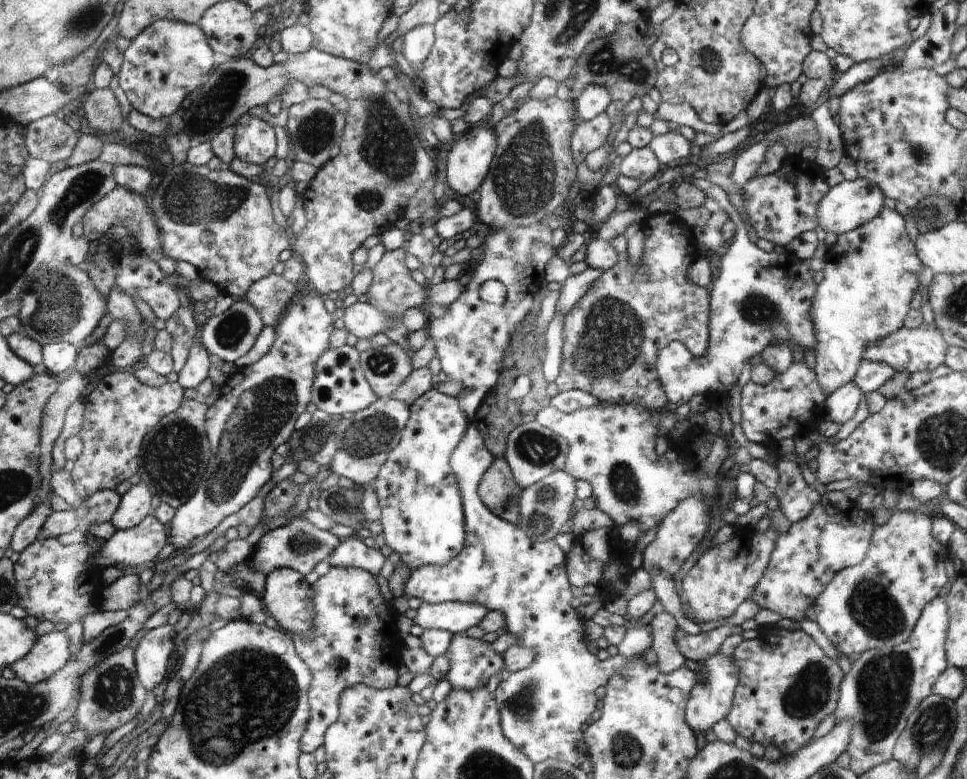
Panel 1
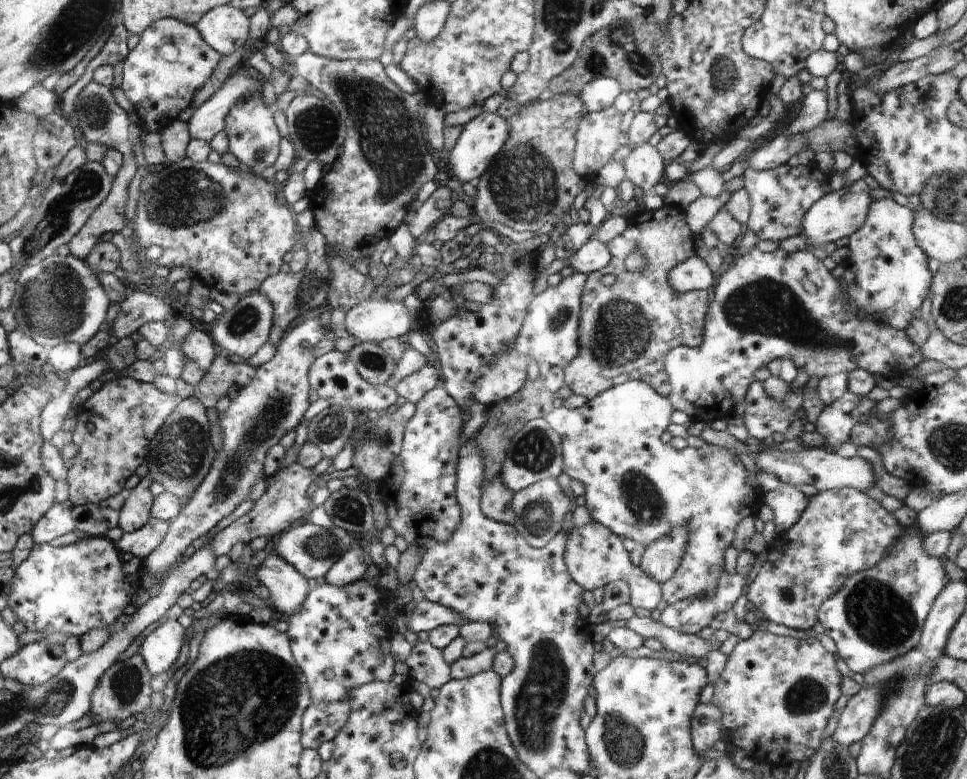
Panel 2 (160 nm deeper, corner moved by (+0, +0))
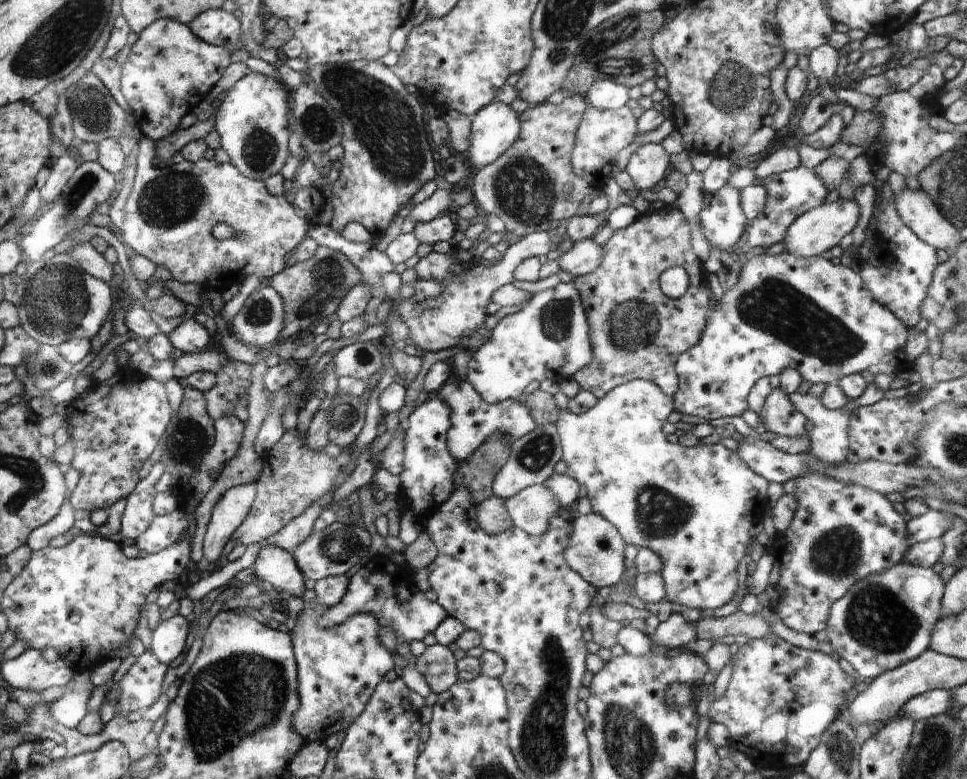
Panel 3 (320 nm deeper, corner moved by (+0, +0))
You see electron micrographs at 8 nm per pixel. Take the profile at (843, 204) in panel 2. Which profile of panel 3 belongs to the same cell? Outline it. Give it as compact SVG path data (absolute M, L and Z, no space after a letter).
M838 200L831 203L823 203L816 208L808 210L802 214L795 222L786 230L786 238L784 238L784 246L787 252L792 252L796 256L809 258L819 256L823 252L840 244L842 238L852 233L858 224L860 218L860 208L854 200Z

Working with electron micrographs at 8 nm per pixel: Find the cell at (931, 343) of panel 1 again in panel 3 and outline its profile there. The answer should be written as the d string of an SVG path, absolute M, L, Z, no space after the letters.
M786 250L776 256L768 254L755 256L749 253L748 260L740 272L740 278L738 278L736 286L732 286L730 290L724 292L719 305L716 304L716 308L711 311L712 316L707 316L706 327L700 341L686 352L682 352L678 356L678 360L676 360L676 364L674 364L674 372L678 376L678 391L672 397L673 404L675 411L684 416L696 416L708 421L716 418L740 417L742 412L748 409L746 400L752 386L762 377L768 378L773 375L780 375L784 368L796 370L803 380L812 383L812 385L818 383L838 384L844 376L862 374L862 372L866 371L876 376L882 373L900 372L900 370L909 370L910 372L914 368L913 361L908 360L908 356L906 356L909 329L894 314L891 314L890 310L884 308L882 304L878 304L876 300L872 300L872 294L866 290L862 278L852 268L842 265L835 266L831 261L822 258L821 255L802 258L802 256L796 256L796 254Z

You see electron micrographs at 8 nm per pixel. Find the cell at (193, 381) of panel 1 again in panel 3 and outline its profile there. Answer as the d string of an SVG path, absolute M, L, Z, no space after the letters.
M192 313L170 332L168 338L172 346L182 353L204 352L210 342L205 326L193 319Z

